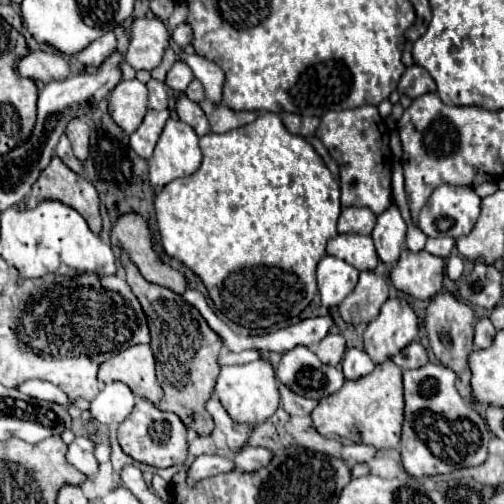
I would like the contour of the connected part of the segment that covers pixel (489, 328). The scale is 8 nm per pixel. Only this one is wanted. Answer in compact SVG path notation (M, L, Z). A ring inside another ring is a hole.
M479 316L475 320L475 346L477 348L487 348L491 344L491 338L495 336L495 326L487 316Z

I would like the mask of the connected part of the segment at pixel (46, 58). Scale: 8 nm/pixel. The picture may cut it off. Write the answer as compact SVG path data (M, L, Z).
M29 50L29 54L19 60L17 70L21 76L41 80L45 84L69 76L69 64L59 52L53 50Z

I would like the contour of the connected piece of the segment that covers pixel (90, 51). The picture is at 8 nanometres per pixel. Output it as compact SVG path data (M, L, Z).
M107 32L105 36L91 42L85 50L77 54L77 60L85 66L101 66L117 48L117 38L113 32Z

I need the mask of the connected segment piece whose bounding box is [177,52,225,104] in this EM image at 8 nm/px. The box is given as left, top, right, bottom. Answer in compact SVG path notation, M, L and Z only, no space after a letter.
M179 52L177 60L185 62L191 70L193 76L203 84L205 88L205 98L211 104L219 104L221 102L221 90L223 90L223 82L225 82L225 74L223 70L219 70L219 66L215 62L209 62L207 58L199 56L199 54L187 54L187 52Z

